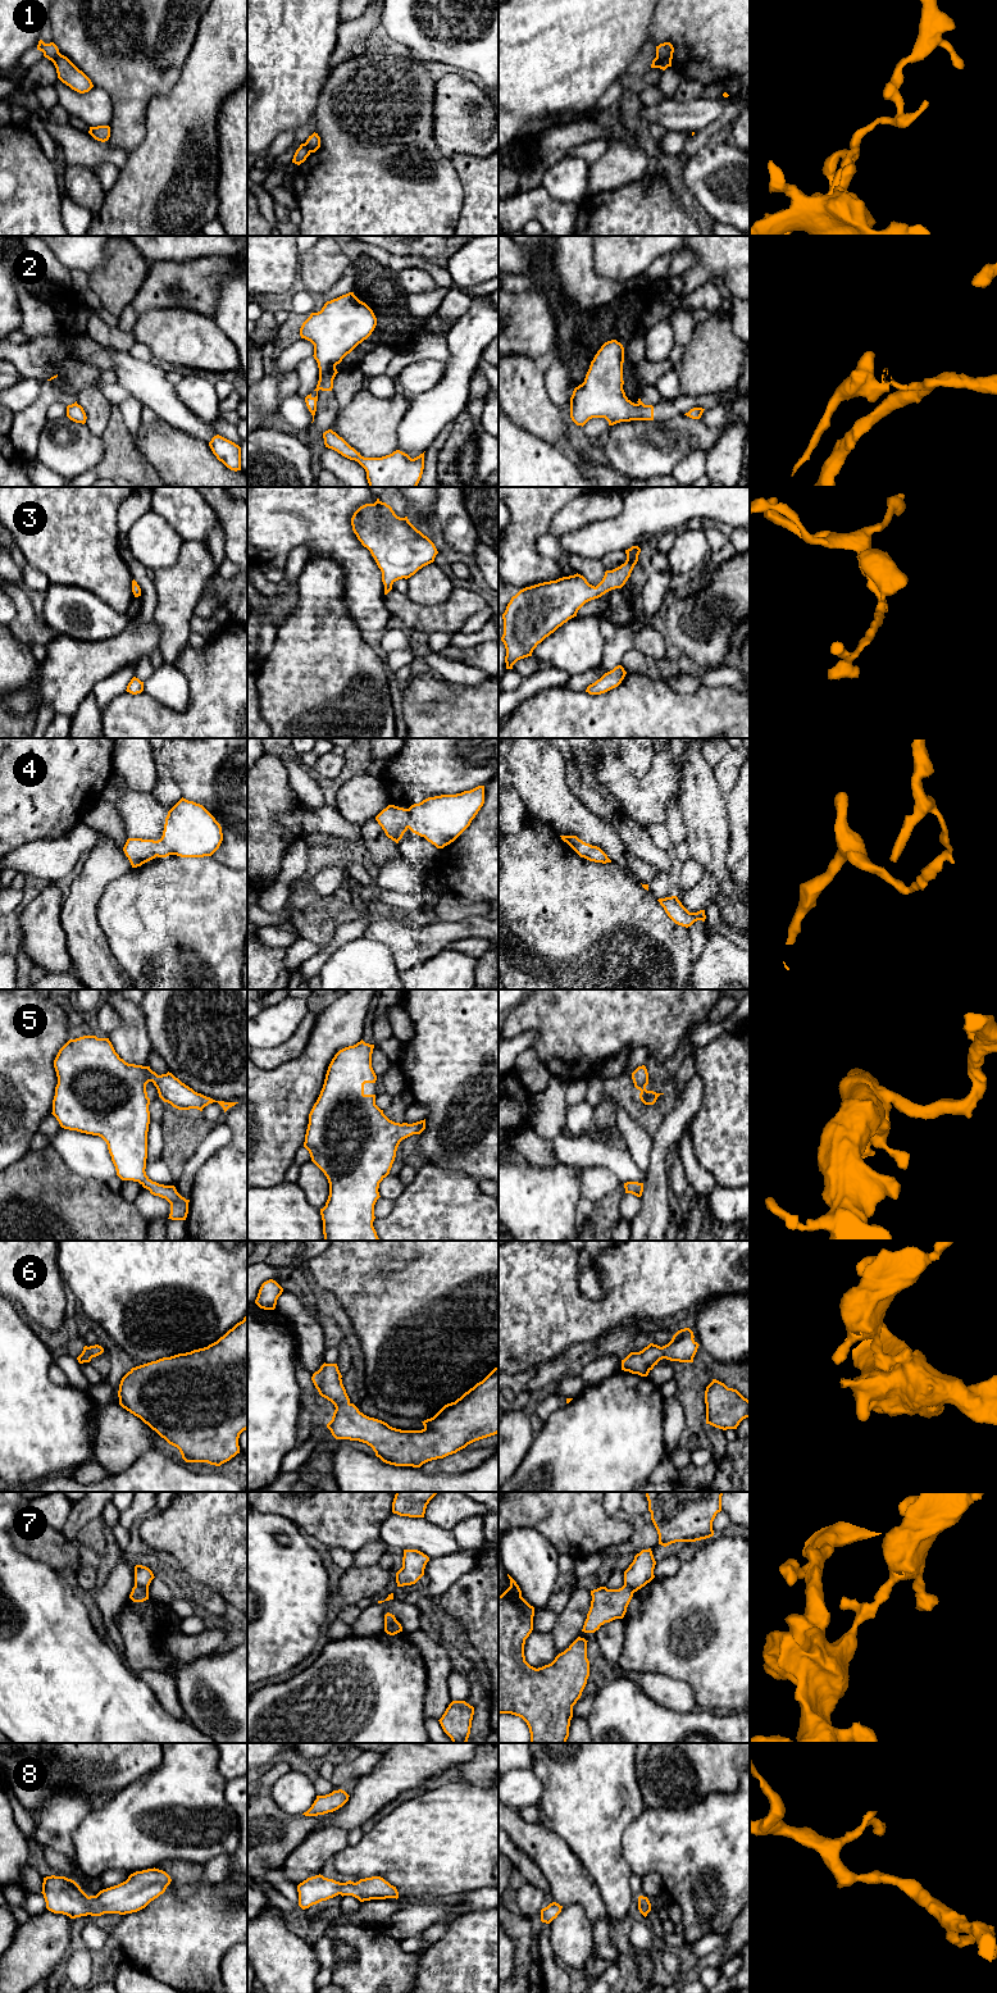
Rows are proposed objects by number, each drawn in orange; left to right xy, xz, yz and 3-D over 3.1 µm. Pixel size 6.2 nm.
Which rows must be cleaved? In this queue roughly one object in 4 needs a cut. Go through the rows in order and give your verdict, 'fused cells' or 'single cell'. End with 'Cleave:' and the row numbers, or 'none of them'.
1: fused cells
2: fused cells
3: single cell
4: single cell
5: single cell
6: single cell
7: fused cells
8: single cell
Cleave: 1, 2, 7

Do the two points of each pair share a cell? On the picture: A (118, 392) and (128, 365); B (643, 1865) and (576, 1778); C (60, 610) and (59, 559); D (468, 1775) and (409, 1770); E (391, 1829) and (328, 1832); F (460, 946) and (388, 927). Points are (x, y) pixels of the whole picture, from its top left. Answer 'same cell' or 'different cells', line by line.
A: different cells
B: different cells
C: different cells
D: different cells
E: different cells
F: different cells

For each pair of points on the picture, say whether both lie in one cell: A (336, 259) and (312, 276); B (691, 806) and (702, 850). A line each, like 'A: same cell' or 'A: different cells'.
A: same cell
B: same cell

